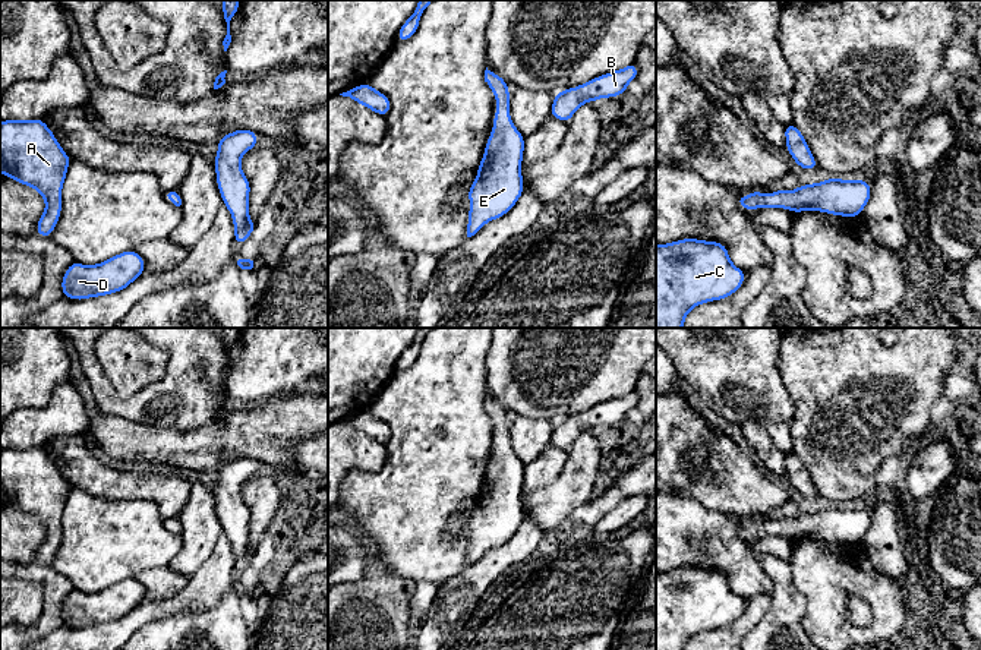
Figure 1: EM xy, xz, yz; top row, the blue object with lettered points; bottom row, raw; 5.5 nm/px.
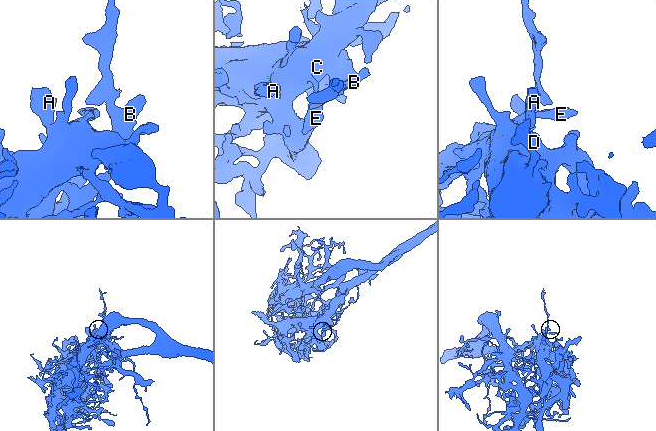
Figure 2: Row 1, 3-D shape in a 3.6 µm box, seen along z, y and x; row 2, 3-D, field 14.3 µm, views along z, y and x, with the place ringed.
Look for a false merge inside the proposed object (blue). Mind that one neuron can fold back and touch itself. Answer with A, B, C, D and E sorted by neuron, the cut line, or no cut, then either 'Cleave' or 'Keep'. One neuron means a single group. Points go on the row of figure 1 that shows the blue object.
Groups: A B C D E. No split. Keep

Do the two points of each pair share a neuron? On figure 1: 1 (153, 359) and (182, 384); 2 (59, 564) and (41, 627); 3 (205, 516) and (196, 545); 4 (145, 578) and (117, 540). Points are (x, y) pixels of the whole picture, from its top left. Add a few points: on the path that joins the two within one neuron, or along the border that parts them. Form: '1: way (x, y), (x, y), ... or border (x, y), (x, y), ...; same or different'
1: border (154, 343), (167, 355), (167, 369), (138, 388); different
2: border (49, 565), (60, 573), (73, 587); different
3: way (199, 523), (198, 538); same
4: border (166, 565), (139, 570), (132, 576); different

